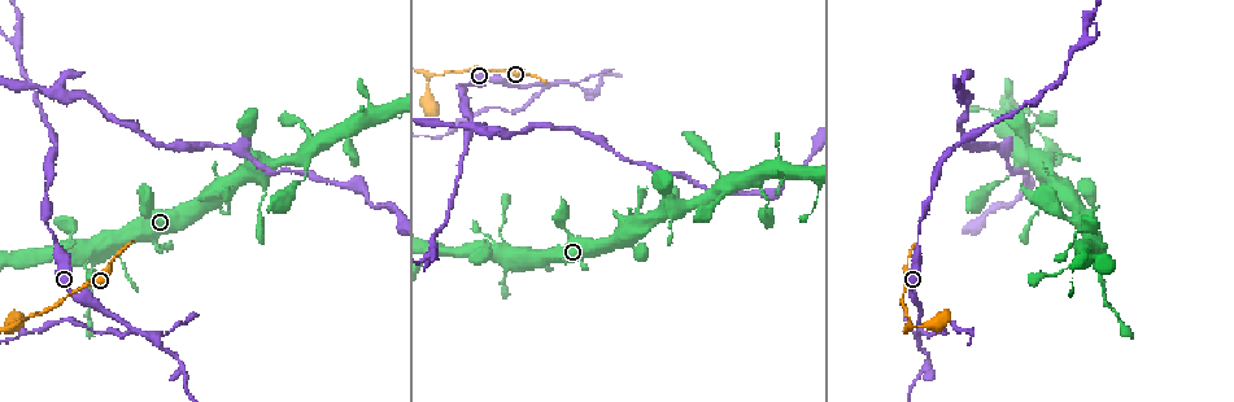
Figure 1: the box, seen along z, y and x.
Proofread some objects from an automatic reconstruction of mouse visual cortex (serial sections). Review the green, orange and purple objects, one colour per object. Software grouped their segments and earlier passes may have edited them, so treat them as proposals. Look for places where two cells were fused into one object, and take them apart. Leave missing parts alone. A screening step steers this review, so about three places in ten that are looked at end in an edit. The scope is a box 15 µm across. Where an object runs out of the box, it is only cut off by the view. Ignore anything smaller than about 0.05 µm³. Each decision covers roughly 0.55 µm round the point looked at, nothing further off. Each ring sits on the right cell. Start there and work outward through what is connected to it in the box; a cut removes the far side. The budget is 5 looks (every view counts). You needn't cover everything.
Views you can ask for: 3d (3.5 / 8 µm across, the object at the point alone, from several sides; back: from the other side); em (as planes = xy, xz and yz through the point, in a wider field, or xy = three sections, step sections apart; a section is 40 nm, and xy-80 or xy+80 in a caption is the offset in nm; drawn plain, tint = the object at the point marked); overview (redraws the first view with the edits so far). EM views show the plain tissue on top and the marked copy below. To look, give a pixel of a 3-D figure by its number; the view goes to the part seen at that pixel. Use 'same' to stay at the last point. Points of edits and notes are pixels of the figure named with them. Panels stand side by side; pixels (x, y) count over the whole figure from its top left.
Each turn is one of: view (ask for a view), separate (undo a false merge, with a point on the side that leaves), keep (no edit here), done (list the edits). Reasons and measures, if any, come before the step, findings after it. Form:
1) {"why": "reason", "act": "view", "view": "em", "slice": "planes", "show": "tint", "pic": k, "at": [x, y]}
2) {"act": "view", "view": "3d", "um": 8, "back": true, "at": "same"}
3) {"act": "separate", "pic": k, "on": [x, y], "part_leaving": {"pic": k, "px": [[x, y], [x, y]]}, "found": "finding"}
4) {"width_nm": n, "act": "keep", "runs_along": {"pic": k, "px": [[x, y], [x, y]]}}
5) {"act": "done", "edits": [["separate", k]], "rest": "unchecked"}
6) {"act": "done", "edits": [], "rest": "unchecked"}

{"why": "branch point", "act": "view", "view": "3d", "um": 3.5, "pic": 1, "at": [132, 327]}

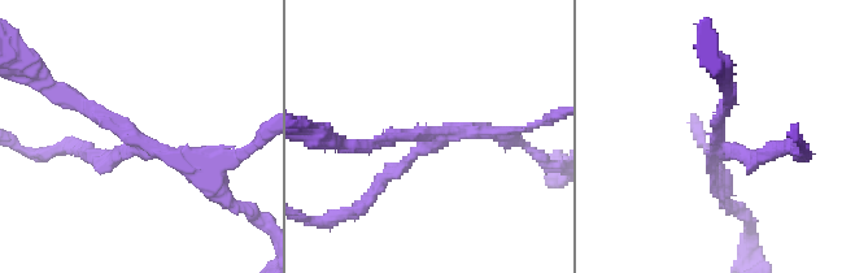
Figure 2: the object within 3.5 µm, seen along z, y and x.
{"act": "view", "view": "em", "slice": "planes", "show": "tint", "pic": 2, "at": [137, 143]}

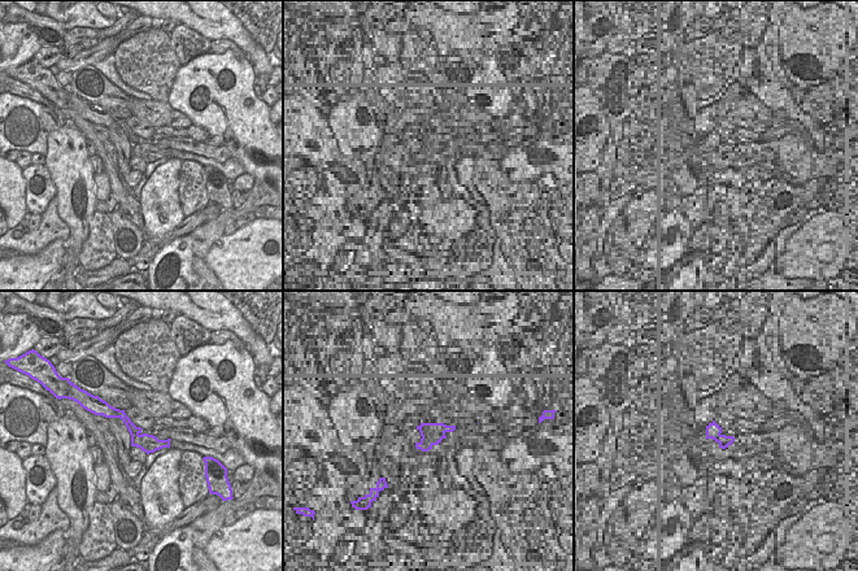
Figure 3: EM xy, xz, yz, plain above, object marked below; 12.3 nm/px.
{"why": "cut it another way", "act": "view", "view": "em", "slice": "xy", "step": 5, "show": "tint", "at": "same"}

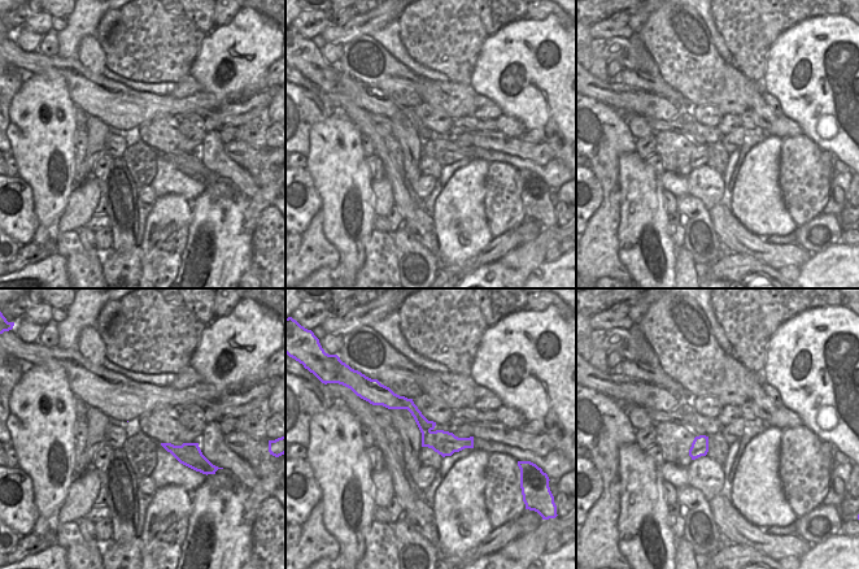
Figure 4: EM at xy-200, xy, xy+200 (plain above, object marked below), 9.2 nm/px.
{"arms": 3, "act": "separate", "pic": 2, "on": [95, 161], "part_leaving": {"pic": 2, "px": [[136, 148], [48, 152]]}, "found": "a second cell is stuck on"}

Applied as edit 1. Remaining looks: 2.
{"why": "thick turns thin", "act": "view", "view": "3d", "um": 3.5, "back": true, "pic": 1, "at": [95, 270]}

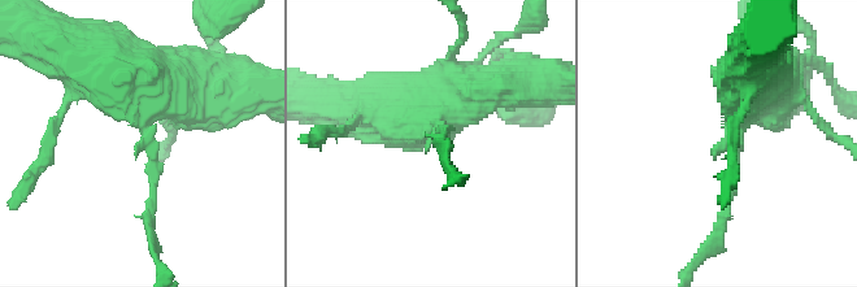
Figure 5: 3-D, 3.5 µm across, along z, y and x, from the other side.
{"arm_widths_nm": [100, 600], "act": "view", "view": "em", "slice": "xy", "step": 2, "show": "tint", "pic": 5, "at": [439, 130]}

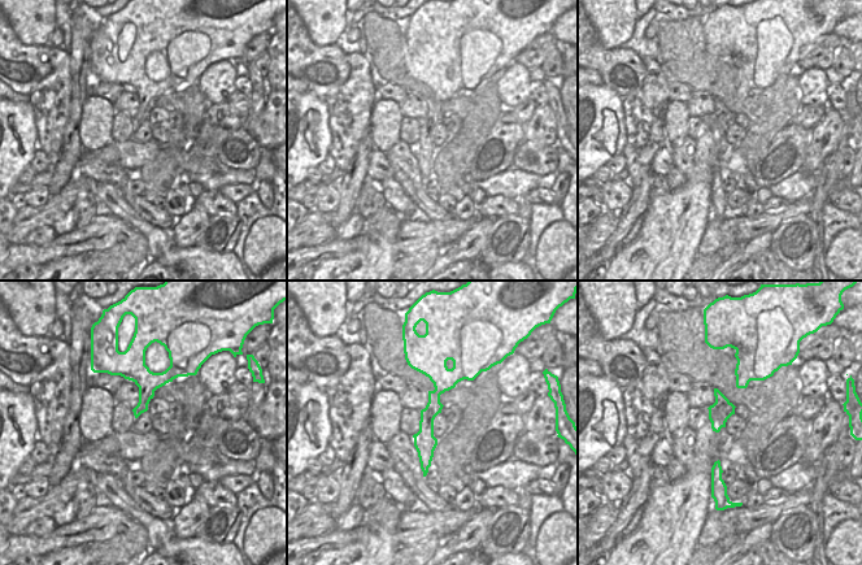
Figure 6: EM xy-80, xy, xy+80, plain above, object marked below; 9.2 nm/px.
{"width_nm": 200, "act": "separate", "pic": 5, "on": [152, 179], "part_leaving": {"pic": 5, "px": [[148, 134], [148, 230], [156, 259]]}, "found": "two cells meet here"}

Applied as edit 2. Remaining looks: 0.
{"act": "done", "edits": [["separate", 2], ["separate", 5]], "rest": "unchecked"}

